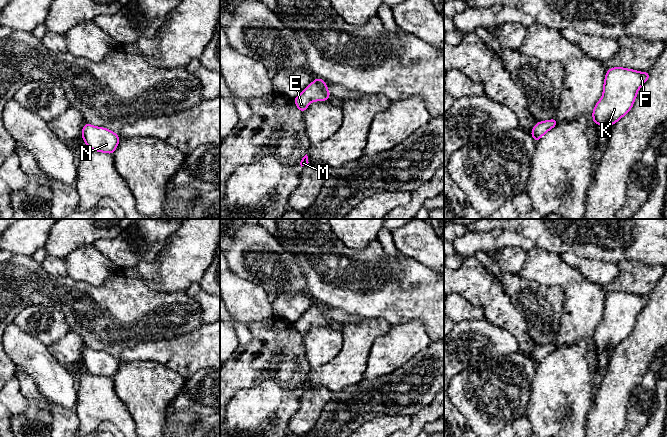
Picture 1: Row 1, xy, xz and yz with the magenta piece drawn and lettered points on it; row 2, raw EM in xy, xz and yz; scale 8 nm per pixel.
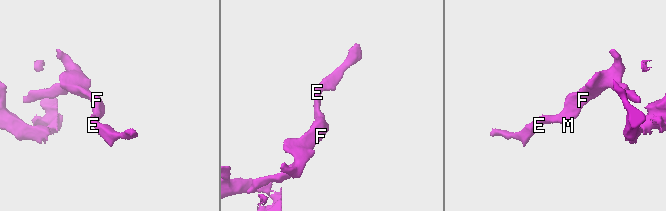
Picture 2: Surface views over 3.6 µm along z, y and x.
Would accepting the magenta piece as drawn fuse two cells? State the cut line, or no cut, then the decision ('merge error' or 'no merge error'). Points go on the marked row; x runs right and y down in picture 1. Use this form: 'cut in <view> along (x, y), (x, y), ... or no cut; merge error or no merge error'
no cut; no merge error

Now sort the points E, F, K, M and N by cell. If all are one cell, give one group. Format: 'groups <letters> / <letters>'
groups E F K M N

